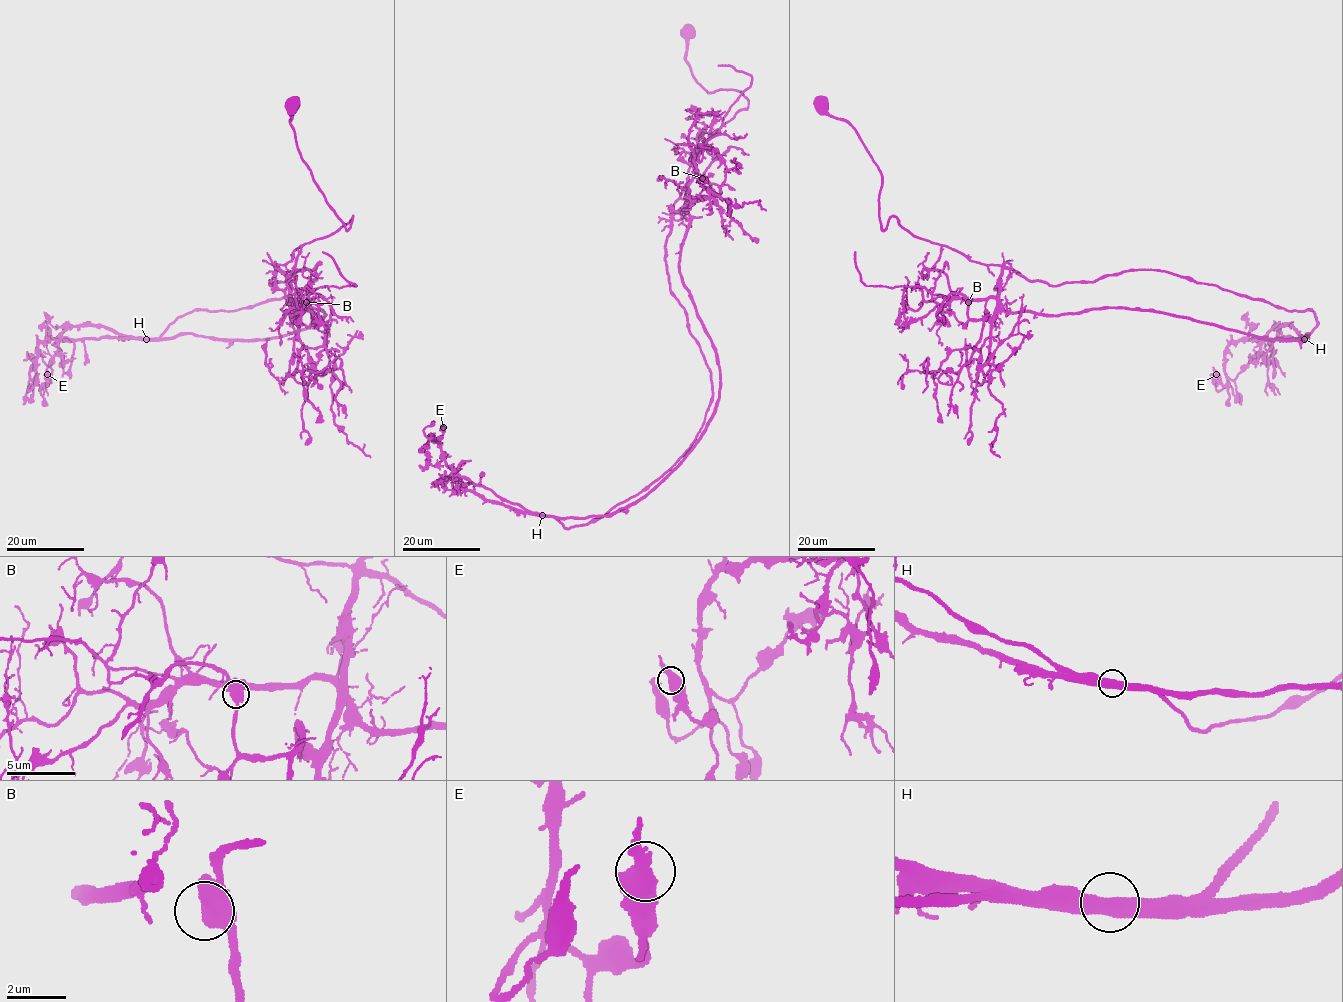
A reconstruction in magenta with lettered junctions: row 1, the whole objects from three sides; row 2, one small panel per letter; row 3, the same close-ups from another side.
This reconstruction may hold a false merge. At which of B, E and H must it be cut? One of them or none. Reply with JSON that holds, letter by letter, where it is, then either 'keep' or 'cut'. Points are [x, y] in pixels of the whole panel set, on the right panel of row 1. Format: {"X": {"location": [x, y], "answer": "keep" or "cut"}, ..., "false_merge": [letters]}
{"B": {"location": [968, 302], "answer": "keep"}, "E": {"location": [1216, 374], "answer": "keep"}, "H": {"location": [1304, 339], "answer": "cut"}, "false_merge": ["H"]}

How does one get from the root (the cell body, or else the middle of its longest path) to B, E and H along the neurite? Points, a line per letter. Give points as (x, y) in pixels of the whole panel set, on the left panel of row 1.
B: (293, 105), (290, 125), (313, 181), (347, 230), (352, 216), (277, 266), (294, 316), (318, 319), (306, 302)
E: (293, 105), (313, 181), (352, 218), (269, 284), (316, 278), (158, 338), (46, 339), (47, 374)
H: (293, 105), (297, 148), (349, 228), (352, 216), (269, 280), (312, 269), (305, 288), (195, 309), (146, 339)

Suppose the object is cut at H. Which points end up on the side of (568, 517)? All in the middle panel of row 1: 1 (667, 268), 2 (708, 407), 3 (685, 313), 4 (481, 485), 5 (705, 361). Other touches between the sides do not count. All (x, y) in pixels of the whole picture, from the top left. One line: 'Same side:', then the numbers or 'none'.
Same side: none

